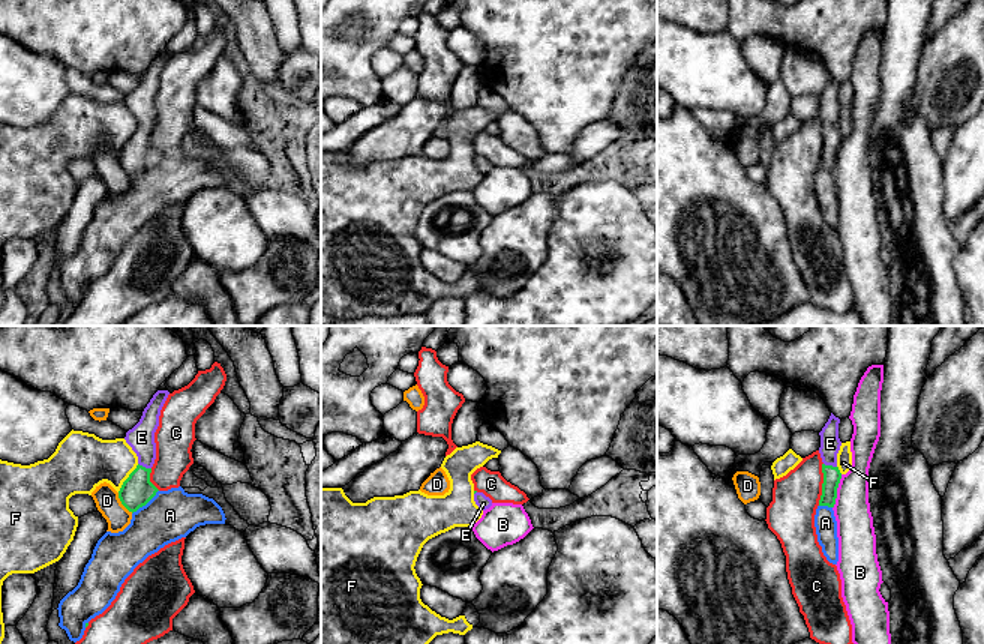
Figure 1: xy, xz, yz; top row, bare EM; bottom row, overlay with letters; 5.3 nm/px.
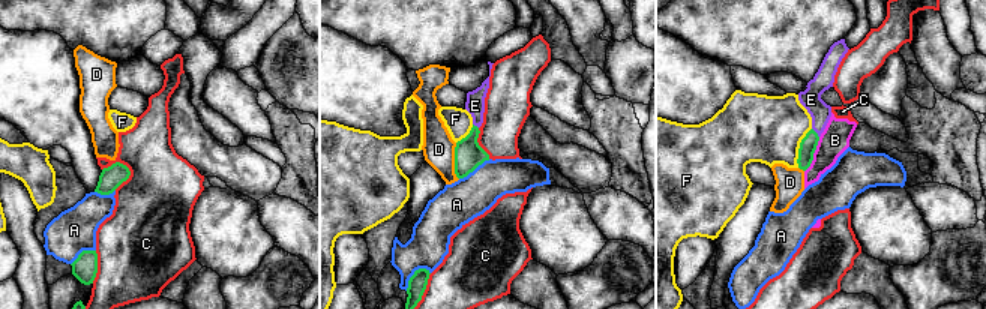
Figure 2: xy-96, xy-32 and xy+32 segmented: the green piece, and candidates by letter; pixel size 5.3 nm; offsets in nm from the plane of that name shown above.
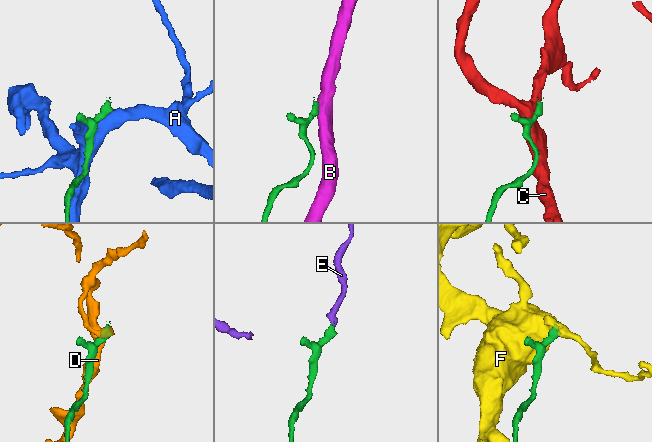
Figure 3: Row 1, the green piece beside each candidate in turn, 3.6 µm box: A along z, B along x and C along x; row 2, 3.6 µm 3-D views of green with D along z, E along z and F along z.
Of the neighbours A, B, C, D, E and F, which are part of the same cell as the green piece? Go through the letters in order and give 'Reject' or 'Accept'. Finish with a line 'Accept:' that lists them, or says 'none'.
A: Reject
B: Reject
C: Reject
D: Reject
E: Accept
F: Reject
Accept: E

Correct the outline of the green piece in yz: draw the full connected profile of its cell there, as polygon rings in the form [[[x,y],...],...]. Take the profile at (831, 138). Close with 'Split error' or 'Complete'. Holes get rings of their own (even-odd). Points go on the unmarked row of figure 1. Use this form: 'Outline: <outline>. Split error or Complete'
Outline: [[[831,77],[828,86],[819,96],[820,99],[819,117],[824,126],[822,128],[824,147],[819,170],[834,171],[837,162],[837,152],[842,143],[842,137],[837,131],[837,117],[842,110],[842,105],[838,102],[838,87],[840,83]]]. Split error

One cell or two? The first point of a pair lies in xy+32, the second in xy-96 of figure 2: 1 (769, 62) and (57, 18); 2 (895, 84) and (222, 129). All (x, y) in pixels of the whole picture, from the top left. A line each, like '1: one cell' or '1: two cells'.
1: one cell
2: two cells

